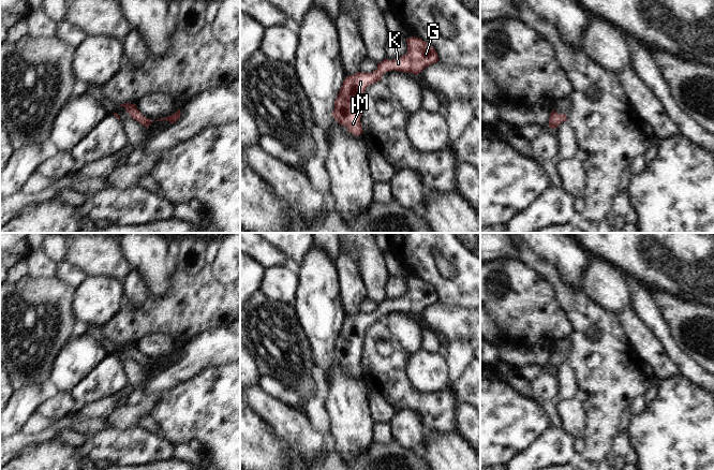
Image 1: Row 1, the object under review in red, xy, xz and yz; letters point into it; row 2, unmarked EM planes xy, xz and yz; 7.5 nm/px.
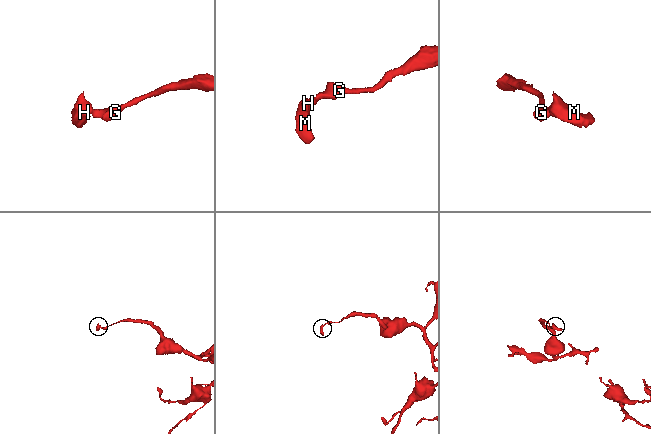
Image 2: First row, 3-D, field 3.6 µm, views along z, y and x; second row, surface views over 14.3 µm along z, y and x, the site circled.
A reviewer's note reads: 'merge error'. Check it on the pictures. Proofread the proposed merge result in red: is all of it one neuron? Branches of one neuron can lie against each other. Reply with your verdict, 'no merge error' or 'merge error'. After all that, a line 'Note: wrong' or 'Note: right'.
no merge error
Note: wrong

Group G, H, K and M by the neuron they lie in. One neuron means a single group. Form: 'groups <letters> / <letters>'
groups G H K M

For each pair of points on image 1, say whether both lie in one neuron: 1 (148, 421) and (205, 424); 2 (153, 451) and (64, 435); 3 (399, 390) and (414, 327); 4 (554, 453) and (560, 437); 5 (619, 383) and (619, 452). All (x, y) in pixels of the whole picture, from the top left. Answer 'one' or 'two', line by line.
1: two
2: two
3: two
4: one
5: two

